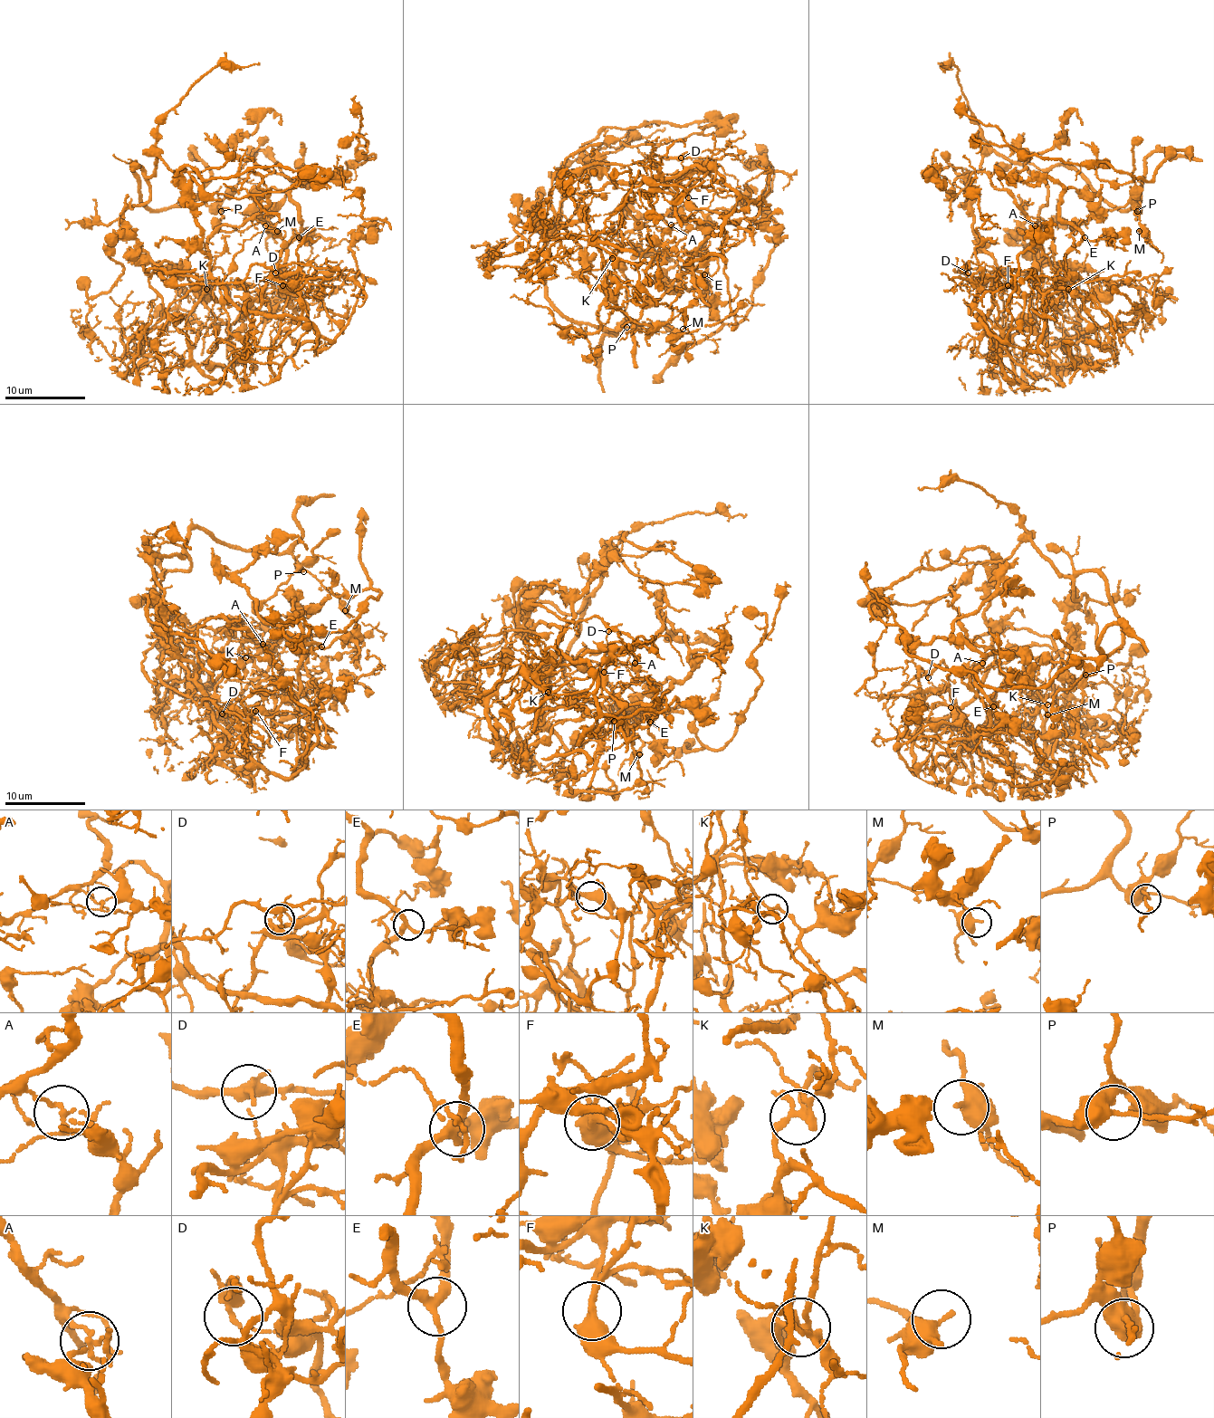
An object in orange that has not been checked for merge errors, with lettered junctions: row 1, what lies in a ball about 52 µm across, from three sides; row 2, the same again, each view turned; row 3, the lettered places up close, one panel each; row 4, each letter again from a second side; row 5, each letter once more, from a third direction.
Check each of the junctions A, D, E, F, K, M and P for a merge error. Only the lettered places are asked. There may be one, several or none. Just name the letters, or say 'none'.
A, D, F

